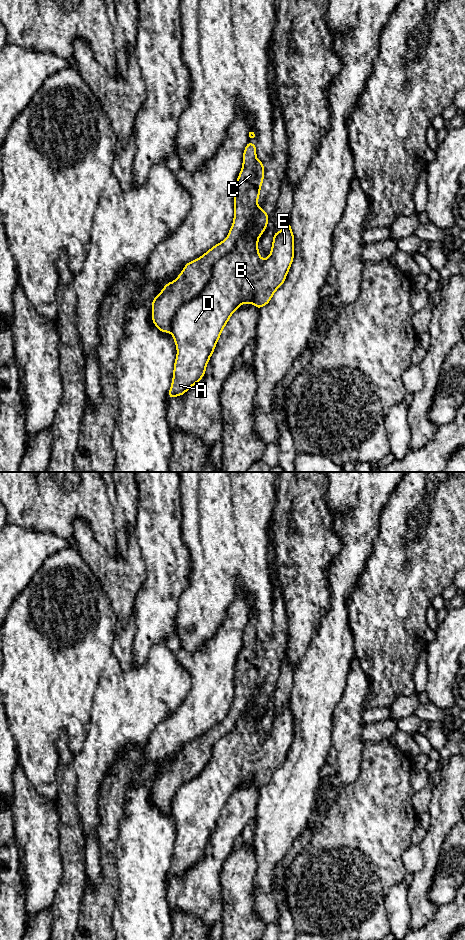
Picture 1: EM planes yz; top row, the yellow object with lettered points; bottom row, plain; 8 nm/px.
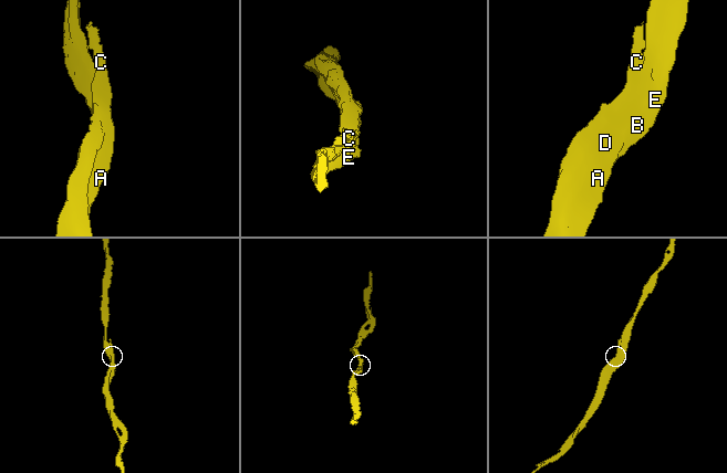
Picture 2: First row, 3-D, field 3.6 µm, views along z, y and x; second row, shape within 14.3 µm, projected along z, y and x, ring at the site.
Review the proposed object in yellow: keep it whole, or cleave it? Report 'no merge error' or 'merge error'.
merge error

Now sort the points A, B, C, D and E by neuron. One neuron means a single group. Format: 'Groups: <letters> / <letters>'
Groups: A B D E / C

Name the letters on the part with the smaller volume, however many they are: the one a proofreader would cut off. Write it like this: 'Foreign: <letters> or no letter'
Foreign: C

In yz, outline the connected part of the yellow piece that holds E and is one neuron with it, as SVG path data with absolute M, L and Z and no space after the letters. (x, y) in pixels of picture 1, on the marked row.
M290 222L280 233L275 230L271 254L265 260L258 252L258 239L258 236L241 237L236 246L213 265L210 280L201 294L178 308L170 330L177 348L170 400L183 395L202 379L222 329L233 312L243 303L252 303L260 309L269 303L274 292L284 283L294 258Z

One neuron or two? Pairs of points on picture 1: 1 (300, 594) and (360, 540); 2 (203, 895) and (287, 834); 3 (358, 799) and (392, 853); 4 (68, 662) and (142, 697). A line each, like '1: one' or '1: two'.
1: two
2: two
3: one
4: two

